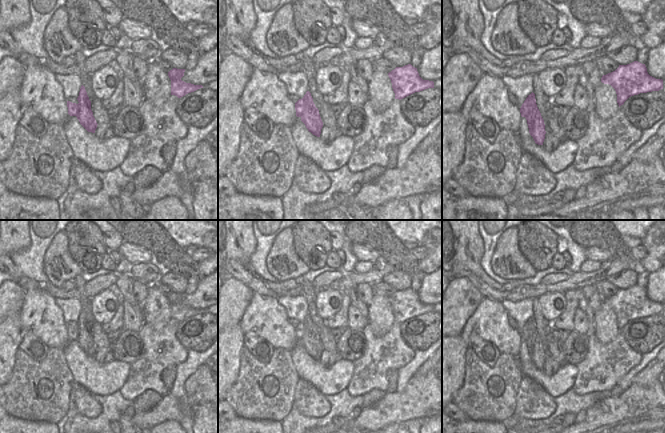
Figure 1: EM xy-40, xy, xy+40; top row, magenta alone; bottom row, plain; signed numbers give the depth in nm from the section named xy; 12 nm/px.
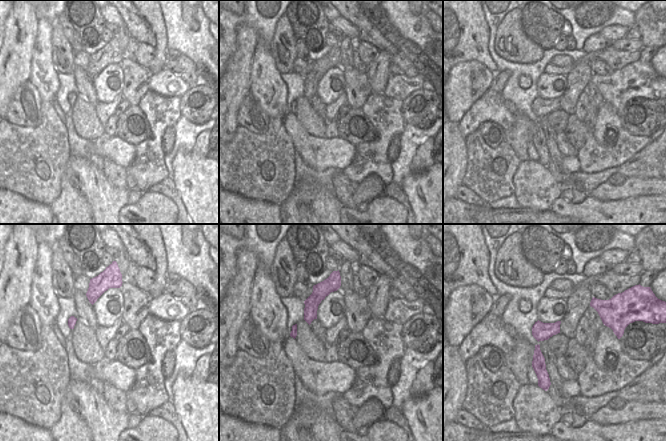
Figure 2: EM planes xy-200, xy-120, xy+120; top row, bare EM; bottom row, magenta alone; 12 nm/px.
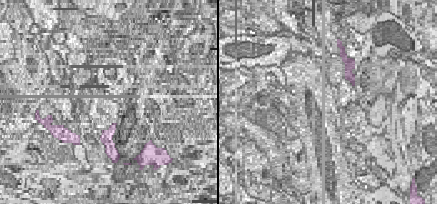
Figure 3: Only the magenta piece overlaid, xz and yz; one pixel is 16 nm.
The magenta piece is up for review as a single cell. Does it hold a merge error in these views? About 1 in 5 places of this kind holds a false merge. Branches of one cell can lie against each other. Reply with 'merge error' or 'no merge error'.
merge error

